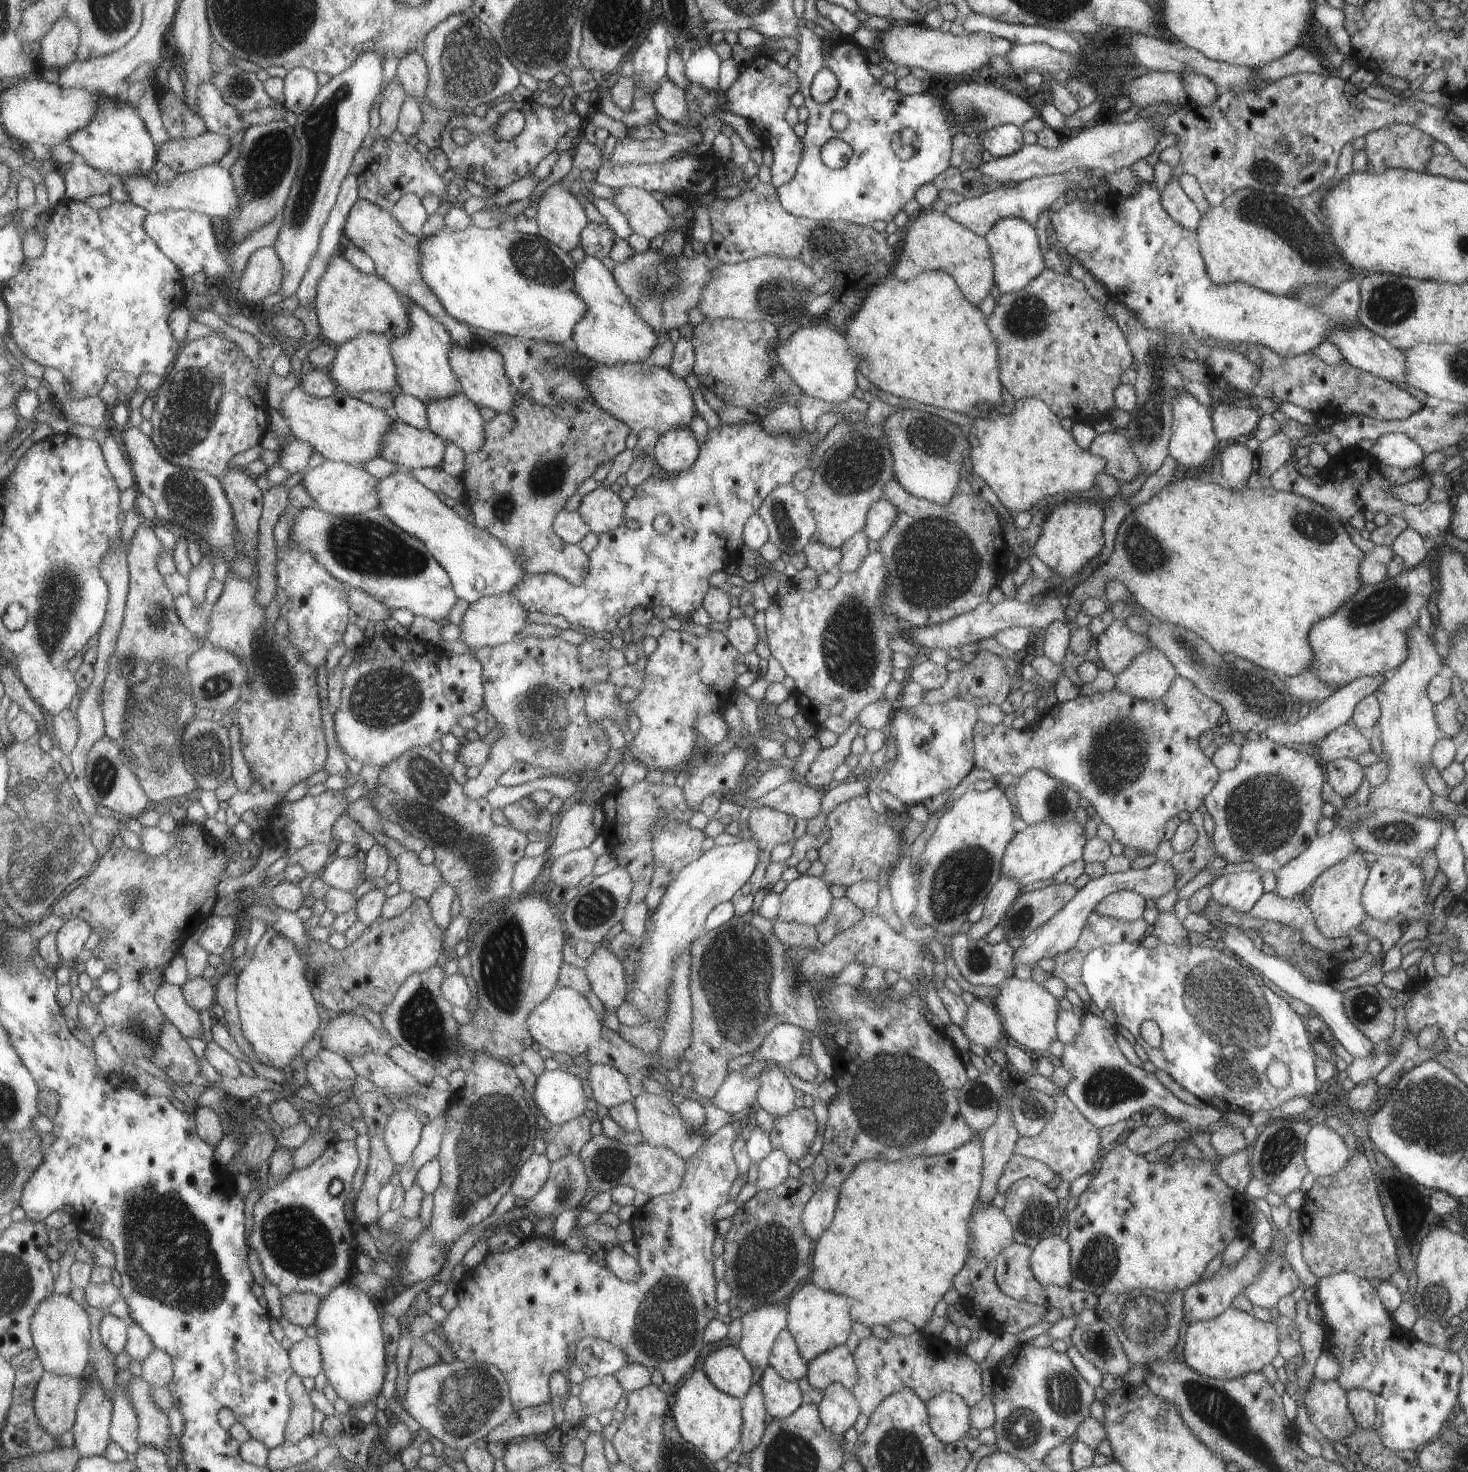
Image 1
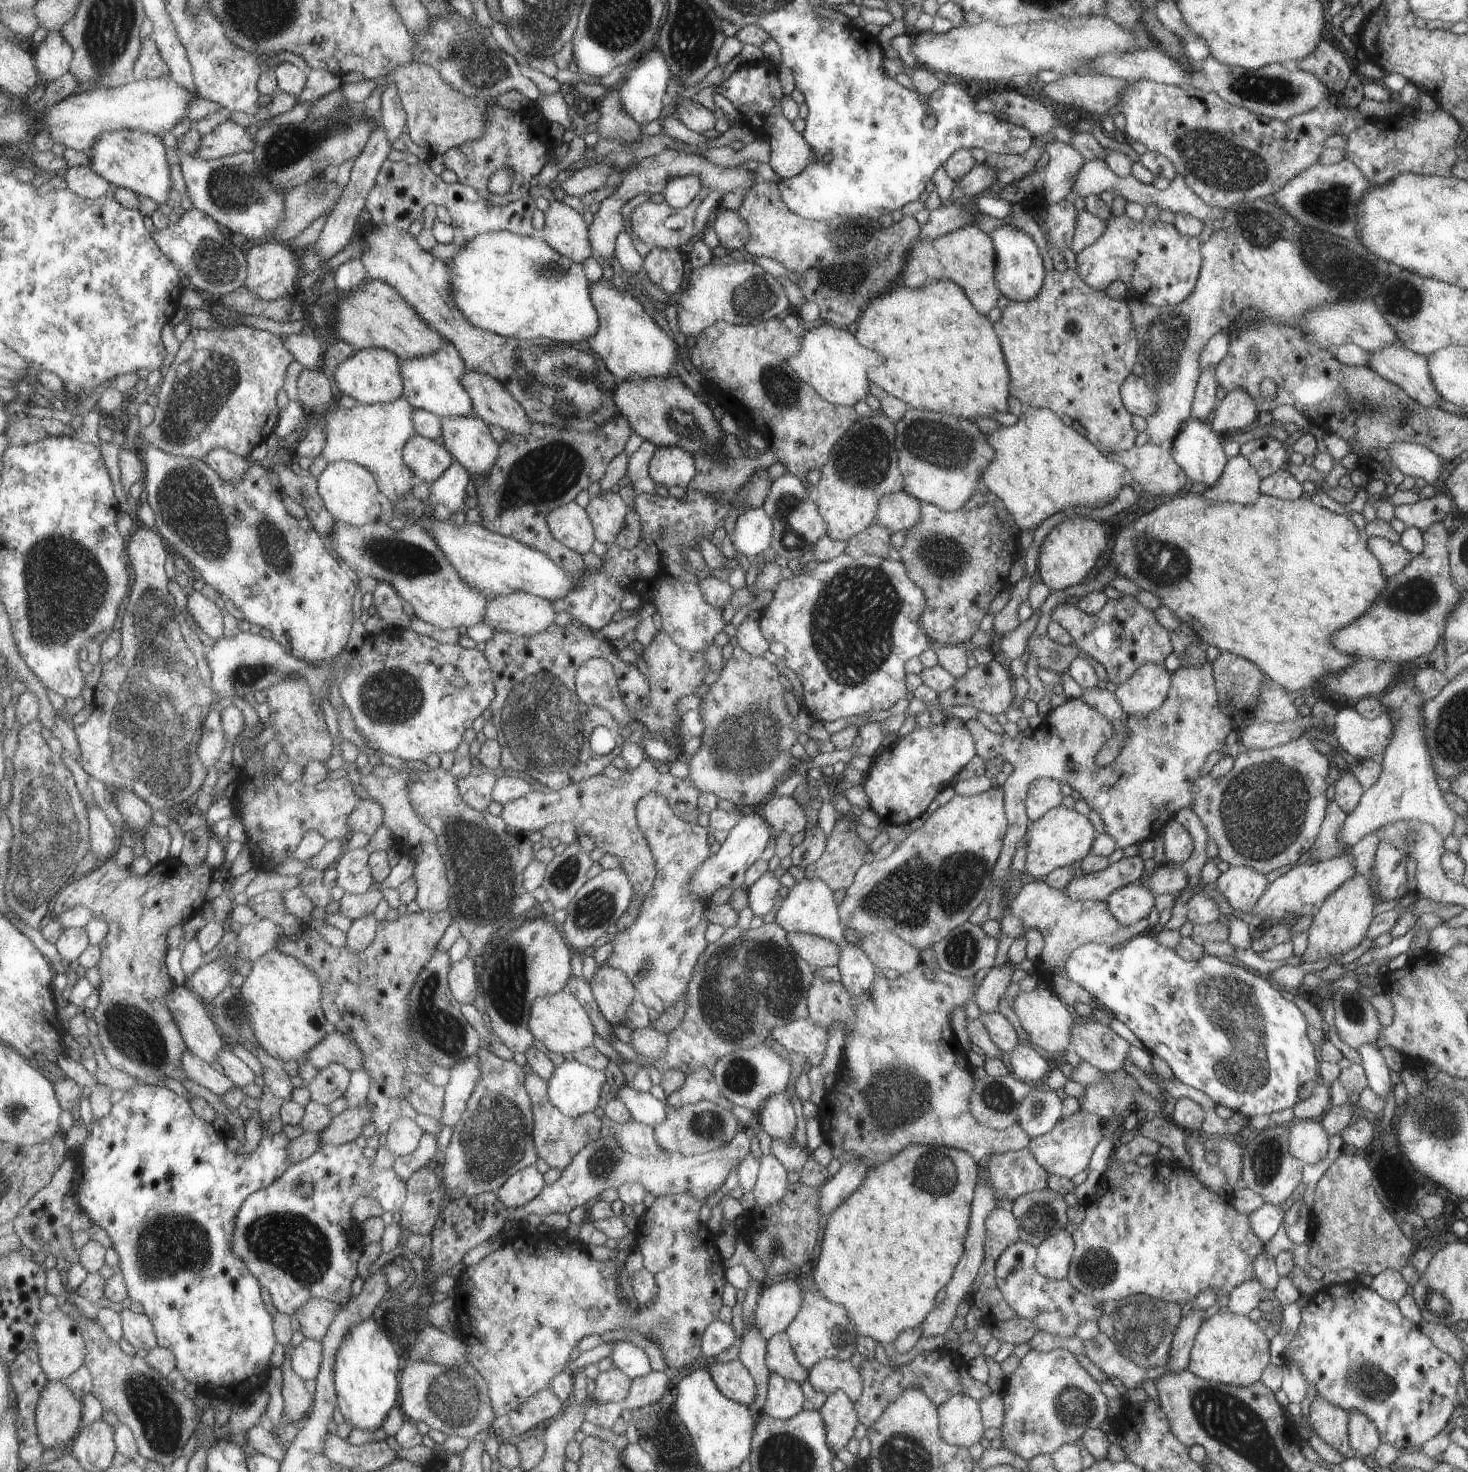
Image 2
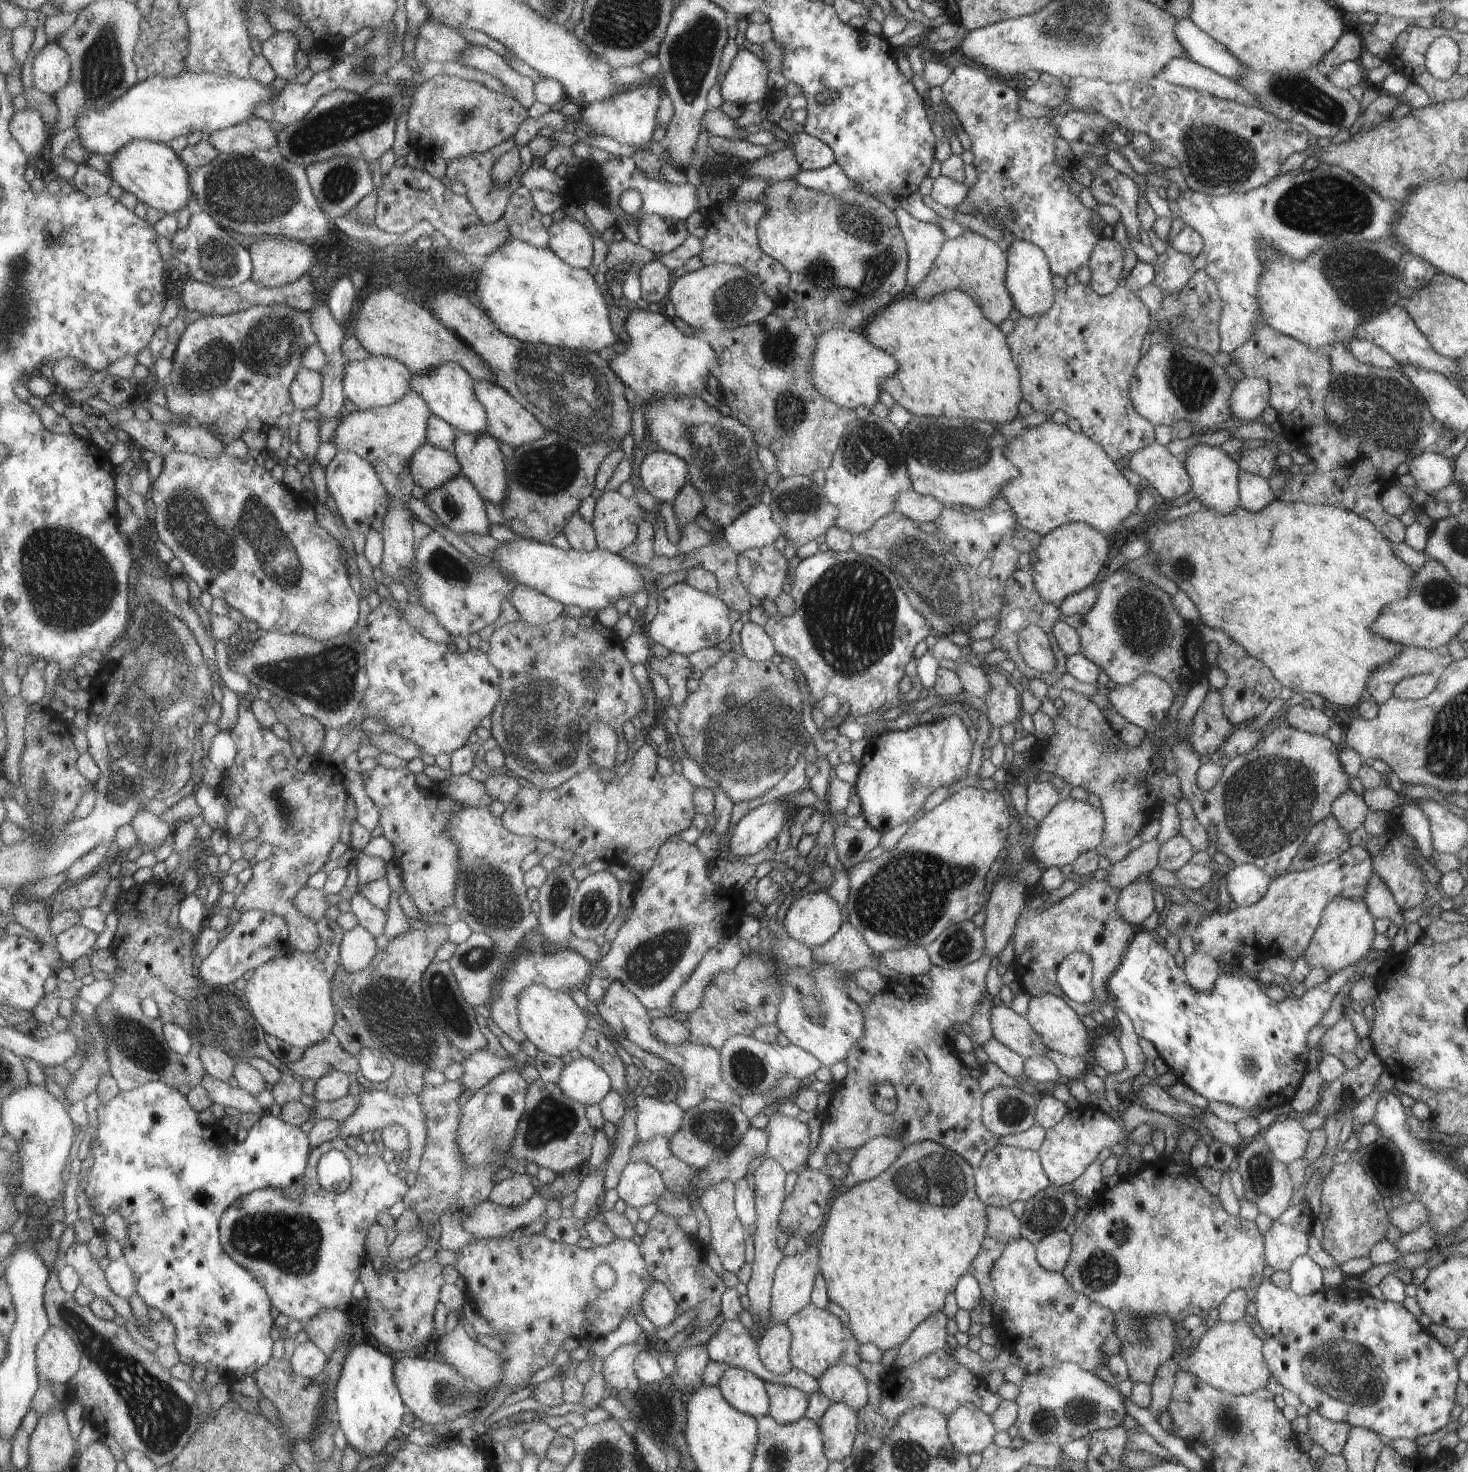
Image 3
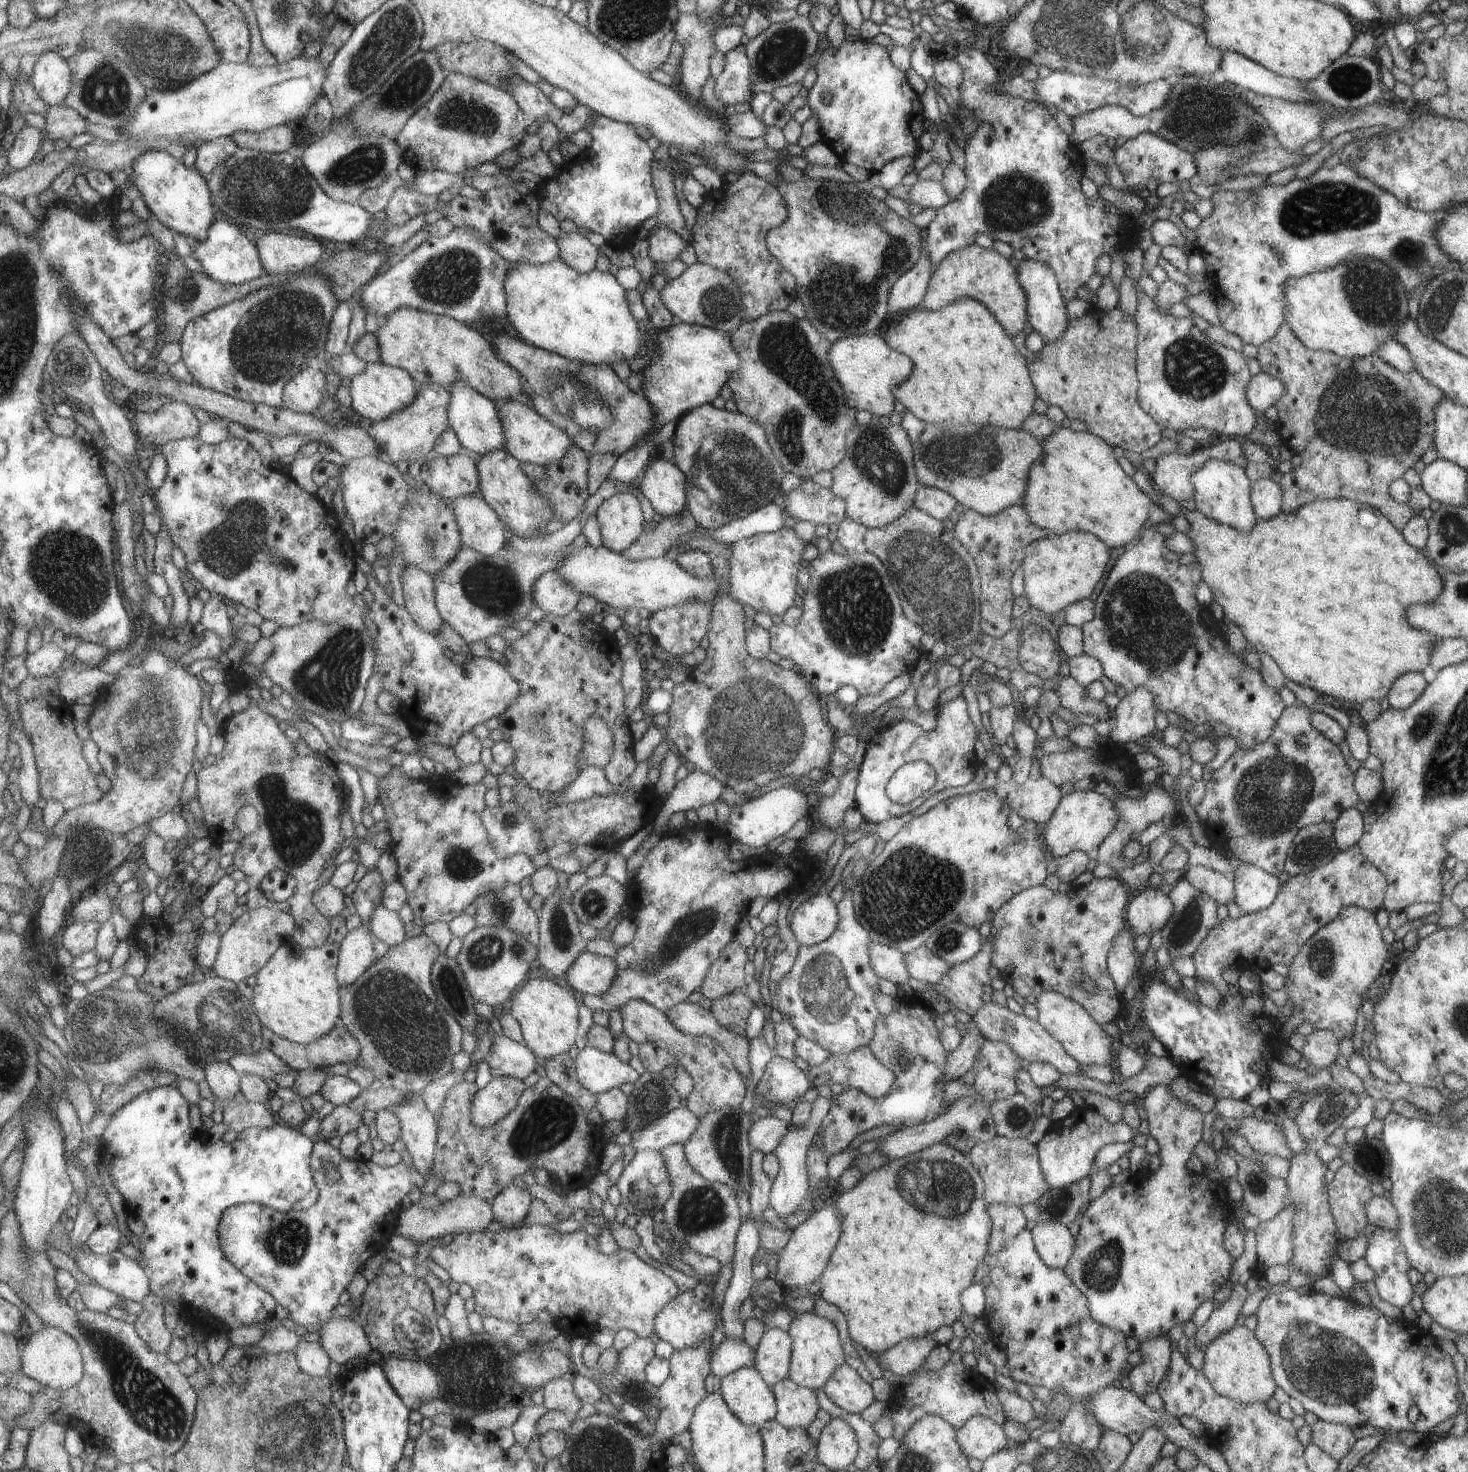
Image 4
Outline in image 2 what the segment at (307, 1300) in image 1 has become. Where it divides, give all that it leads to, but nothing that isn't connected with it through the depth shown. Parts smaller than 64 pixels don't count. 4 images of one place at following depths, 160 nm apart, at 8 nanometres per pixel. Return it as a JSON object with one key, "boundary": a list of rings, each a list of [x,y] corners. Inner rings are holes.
{"boundary":[[[315,1297],[305,1301],[296,1310],[295,1317],[299,1320],[300,1330],[307,1339],[323,1340],[324,1334],[329,1330],[339,1303]]]}

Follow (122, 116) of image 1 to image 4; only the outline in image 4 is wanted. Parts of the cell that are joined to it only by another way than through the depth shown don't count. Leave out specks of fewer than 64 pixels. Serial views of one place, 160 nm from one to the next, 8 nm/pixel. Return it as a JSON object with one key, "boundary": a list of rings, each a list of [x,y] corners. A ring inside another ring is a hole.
{"boundary":[[[150,150],[139,155],[133,163],[132,170],[136,176],[134,184],[146,200],[147,208],[157,216],[163,225],[173,230],[174,234],[189,235],[190,237],[195,237],[198,241],[205,240],[208,237],[209,229],[219,217],[214,209],[212,192],[210,188],[207,188],[207,182],[202,172],[199,172],[195,166],[185,166],[182,160],[167,151],[161,150]]]}

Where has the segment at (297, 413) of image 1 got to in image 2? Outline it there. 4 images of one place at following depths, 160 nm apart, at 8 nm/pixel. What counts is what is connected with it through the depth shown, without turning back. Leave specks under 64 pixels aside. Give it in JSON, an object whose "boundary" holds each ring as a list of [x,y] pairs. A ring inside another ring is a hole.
{"boundary":[[[404,396],[388,403],[360,403],[352,409],[335,402],[330,411],[317,410],[307,417],[308,426],[315,421],[324,425],[328,437],[321,456],[329,463],[353,461],[366,466],[374,473],[381,490],[392,500],[396,510],[398,500],[415,484],[413,469],[404,459],[405,445],[418,434],[413,420],[414,408]]]}

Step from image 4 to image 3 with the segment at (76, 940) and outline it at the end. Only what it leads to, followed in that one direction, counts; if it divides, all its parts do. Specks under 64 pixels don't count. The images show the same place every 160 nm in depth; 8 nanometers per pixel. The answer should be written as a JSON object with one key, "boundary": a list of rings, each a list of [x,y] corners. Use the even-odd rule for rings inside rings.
{"boundary":[[[74,926],[59,934],[56,939],[59,942],[58,952],[67,963],[77,962],[81,956],[87,955],[93,949],[97,938],[99,938],[99,934],[87,926]]]}

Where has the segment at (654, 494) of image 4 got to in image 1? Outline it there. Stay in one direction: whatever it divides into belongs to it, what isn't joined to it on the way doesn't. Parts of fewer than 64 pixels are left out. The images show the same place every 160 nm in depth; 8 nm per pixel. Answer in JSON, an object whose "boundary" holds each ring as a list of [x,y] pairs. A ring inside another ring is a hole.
{"boundary":[[[673,427],[662,432],[654,444],[654,460],[663,475],[687,470],[696,462],[699,444],[689,427]]]}

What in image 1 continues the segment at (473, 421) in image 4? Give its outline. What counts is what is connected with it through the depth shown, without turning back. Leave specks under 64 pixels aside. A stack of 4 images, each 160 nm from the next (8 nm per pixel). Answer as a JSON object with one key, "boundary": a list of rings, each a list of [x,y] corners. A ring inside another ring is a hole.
{"boundary":[[[405,293],[400,297],[410,311],[410,331],[392,340],[392,353],[396,360],[398,392],[413,395],[428,404],[433,399],[448,399],[461,391],[460,380],[453,370],[450,352],[455,343],[449,329],[425,307],[417,304]]]}

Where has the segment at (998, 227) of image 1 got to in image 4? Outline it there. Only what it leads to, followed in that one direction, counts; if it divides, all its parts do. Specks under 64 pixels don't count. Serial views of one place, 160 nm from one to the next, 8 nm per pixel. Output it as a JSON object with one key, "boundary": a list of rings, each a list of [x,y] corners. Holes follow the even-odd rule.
{"boundary":[[[1025,257],[1019,261],[1017,268],[1017,282],[1023,286],[1025,296],[1028,297],[1027,303],[1027,321],[1029,326],[1041,336],[1043,345],[1049,342],[1055,342],[1057,338],[1061,338],[1065,334],[1065,328],[1069,326],[1067,310],[1065,309],[1064,298],[1061,297],[1059,282],[1056,280],[1052,269],[1041,262],[1037,262],[1032,258]]]}

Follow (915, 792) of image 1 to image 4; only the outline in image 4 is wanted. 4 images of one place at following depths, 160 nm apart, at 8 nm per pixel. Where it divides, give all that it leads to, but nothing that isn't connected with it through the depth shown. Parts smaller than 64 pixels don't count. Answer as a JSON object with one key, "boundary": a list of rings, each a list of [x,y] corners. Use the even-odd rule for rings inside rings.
{"boundary":[[[963,694],[955,696],[950,701],[939,705],[936,714],[936,724],[932,730],[925,731],[913,722],[902,721],[898,724],[879,728],[876,734],[867,739],[863,760],[857,770],[857,783],[854,792],[854,807],[859,811],[866,823],[879,823],[889,818],[895,818],[916,809],[933,794],[950,787],[967,784],[973,778],[973,768],[979,762],[973,754],[975,732],[969,716],[967,716],[966,699]],[[909,762],[927,762],[935,772],[933,786],[919,794],[917,798],[906,804],[892,802],[887,797],[885,786],[893,772]]]}

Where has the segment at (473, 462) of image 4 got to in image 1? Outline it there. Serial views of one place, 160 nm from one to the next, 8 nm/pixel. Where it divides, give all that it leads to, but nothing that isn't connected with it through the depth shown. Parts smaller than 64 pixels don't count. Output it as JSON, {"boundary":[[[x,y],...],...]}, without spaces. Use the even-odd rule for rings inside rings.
{"boundary":[[[395,421],[388,435],[384,436],[384,443],[382,444],[380,454],[385,460],[409,469],[436,467],[441,465],[445,458],[446,446],[446,439],[429,428],[421,430],[406,422]]]}

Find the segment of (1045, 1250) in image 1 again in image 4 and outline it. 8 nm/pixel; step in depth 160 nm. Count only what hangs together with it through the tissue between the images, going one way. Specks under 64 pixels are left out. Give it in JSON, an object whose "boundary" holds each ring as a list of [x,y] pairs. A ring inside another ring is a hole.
{"boundary":[[[1041,1222],[1029,1230],[1040,1260],[1049,1268],[1063,1269],[1075,1250],[1075,1240],[1065,1224]]]}

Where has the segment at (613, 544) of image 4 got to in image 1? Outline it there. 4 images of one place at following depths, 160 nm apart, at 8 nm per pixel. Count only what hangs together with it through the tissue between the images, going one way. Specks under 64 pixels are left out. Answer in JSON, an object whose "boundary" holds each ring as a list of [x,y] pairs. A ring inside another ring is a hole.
{"boundary":[[[602,484],[583,497],[578,511],[597,536],[615,530],[624,519],[626,502],[620,493]]]}

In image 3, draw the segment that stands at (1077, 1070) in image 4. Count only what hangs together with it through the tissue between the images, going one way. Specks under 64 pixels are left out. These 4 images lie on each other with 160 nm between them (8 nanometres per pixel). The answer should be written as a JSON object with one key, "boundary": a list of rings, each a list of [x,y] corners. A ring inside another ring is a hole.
{"boundary":[[[1010,1007],[990,1008],[992,1037],[1018,1054],[1022,1059],[1043,1055],[1046,1046],[1040,1036],[1032,1029],[1025,1017],[1013,1012]]]}

